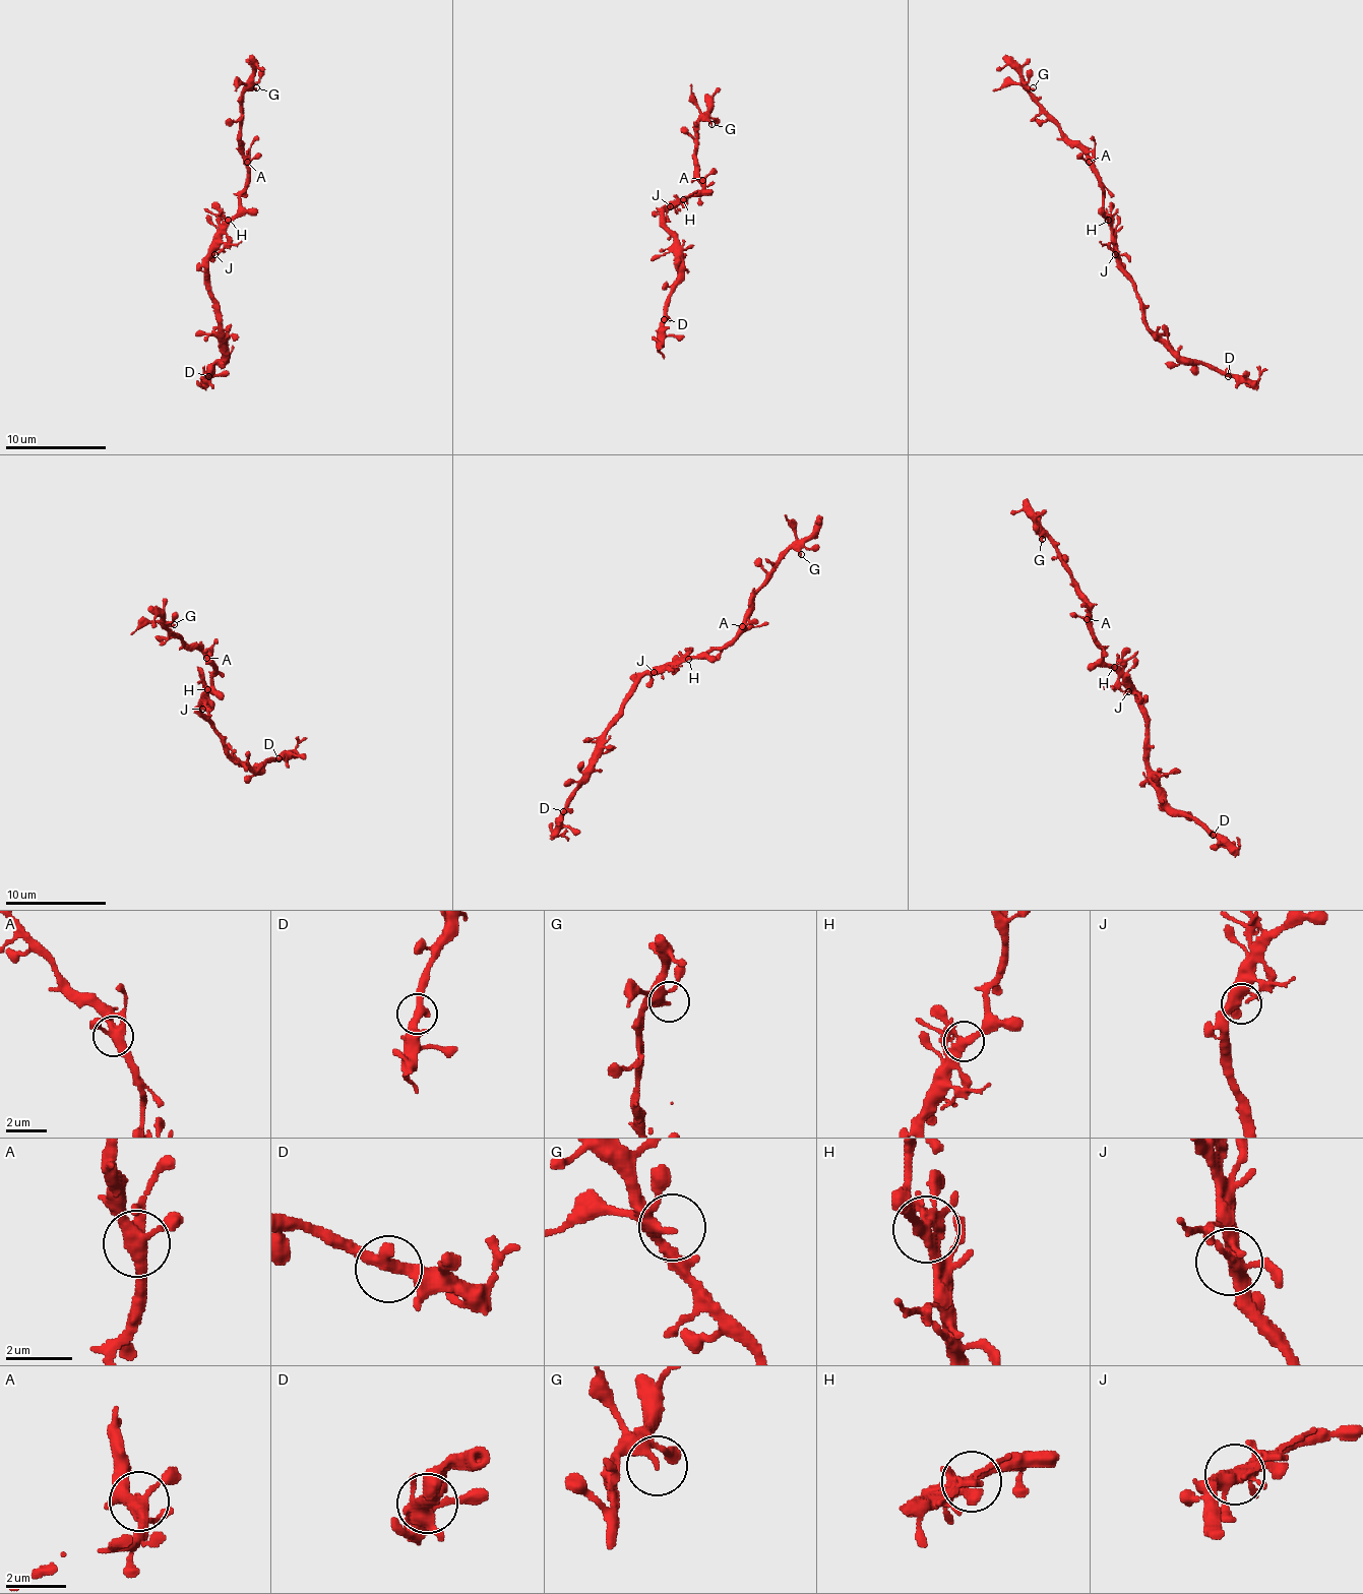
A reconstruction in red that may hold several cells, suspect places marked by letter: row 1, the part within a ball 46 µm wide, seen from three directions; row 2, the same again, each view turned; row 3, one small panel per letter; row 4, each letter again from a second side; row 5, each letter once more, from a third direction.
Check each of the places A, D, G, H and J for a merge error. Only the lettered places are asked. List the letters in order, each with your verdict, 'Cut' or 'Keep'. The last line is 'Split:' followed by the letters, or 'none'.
A: Keep
D: Keep
G: Keep
H: Keep
J: Keep
Split: none

